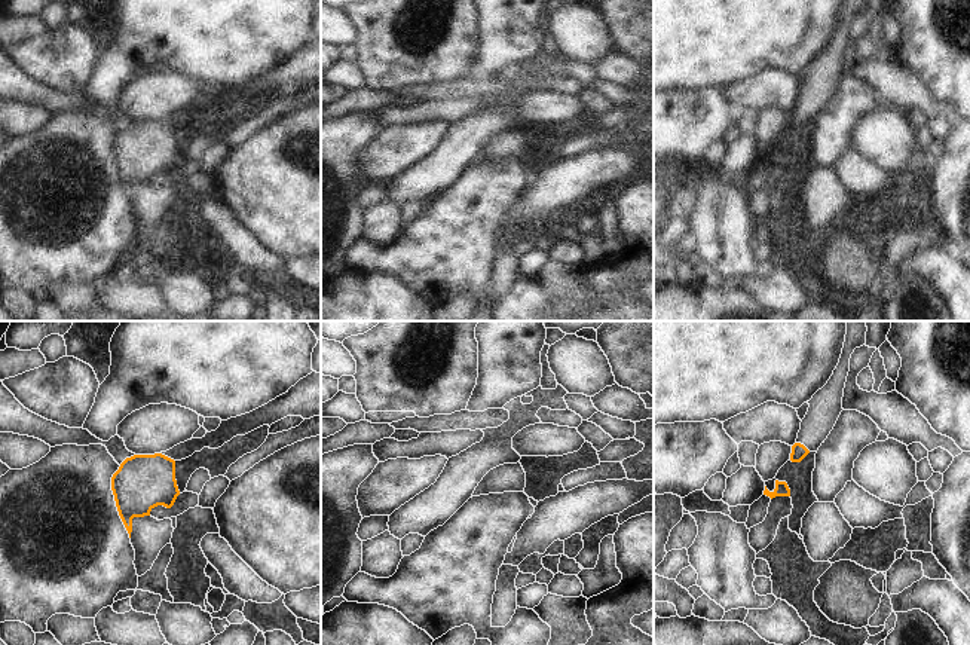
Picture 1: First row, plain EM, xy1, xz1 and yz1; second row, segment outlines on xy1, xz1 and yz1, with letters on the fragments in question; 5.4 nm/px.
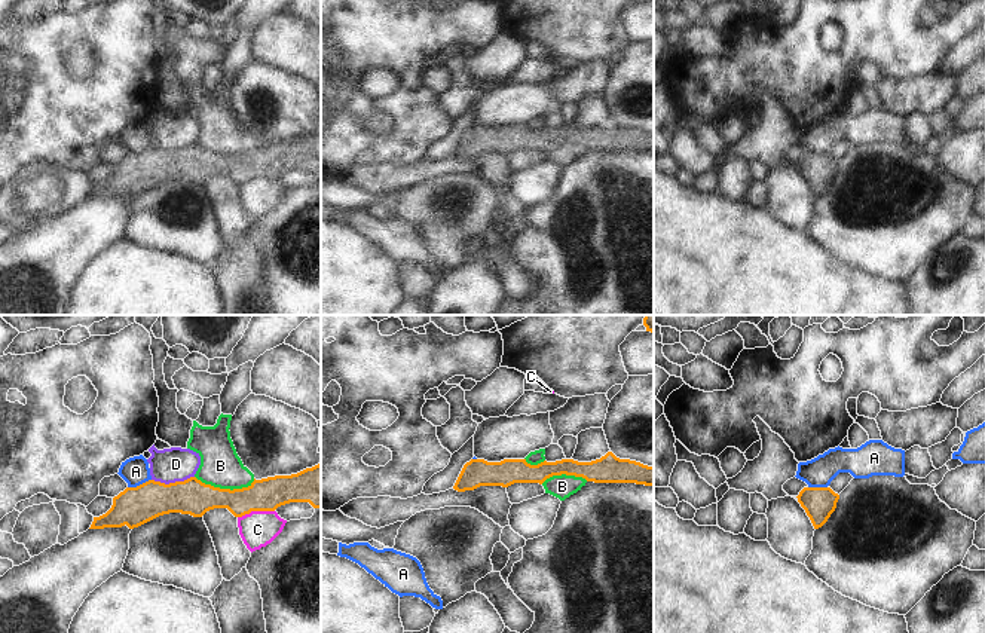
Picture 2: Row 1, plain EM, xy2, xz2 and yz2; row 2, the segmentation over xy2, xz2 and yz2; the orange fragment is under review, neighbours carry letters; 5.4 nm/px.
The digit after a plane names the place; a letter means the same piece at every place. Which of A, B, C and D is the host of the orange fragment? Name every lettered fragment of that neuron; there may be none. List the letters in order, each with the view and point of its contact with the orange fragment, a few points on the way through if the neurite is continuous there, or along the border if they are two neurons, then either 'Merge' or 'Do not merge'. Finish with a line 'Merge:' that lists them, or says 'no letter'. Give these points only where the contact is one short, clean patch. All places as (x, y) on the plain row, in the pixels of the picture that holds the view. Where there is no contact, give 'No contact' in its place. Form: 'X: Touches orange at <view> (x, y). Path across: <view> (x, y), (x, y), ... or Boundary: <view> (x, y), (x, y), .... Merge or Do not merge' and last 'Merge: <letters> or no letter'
A: Touches orange at xy2 (140, 152). Boundary: xy2 (150, 146), (128, 155). Do not merge
B: Touches orange at xy2 (225, 156). Boundary: xy2 (195, 143), (205, 150), (231, 156), (247, 155), (254, 147). Do not merge
C: Touches orange at xy2 (256, 177). Boundary: xy2 (274, 177), (251, 177), (238, 184). Do not merge
D: Touches orange at xy2 (173, 150). Boundary: xy2 (193, 143), (168, 150), (152, 147). Do not merge
Merge: no letter.

